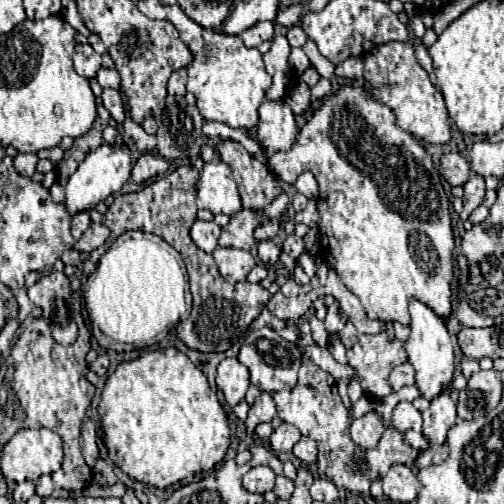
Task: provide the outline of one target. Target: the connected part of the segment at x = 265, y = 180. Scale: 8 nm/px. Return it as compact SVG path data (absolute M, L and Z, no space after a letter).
M222 140L216 144L216 152L234 174L244 208L260 212L282 192L278 176L266 164L248 154L240 142Z

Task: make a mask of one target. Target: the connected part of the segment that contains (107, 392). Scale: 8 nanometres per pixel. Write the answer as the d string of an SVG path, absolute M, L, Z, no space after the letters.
M172 346L150 350L136 360L122 362L106 380L98 414L102 420L108 458L130 478L160 490L188 476L210 472L226 456L230 446L227 414L212 394L206 376L188 360L186 354Z

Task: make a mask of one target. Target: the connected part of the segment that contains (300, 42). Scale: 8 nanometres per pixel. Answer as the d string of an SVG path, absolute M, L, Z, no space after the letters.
M292 26L292 28L288 30L286 38L288 38L290 46L304 46L304 44L306 44L306 40L308 40L306 32L304 32L300 26Z

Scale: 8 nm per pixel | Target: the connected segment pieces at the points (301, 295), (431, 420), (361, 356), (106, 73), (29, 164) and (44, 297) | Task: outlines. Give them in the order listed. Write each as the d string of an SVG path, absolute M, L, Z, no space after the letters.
M288 278L288 282L270 298L266 308L278 318L294 322L302 318L302 314L312 306L310 290L312 290L312 284L298 286L292 278Z
M442 394L440 398L430 402L430 408L422 412L424 418L424 436L430 444L444 444L448 430L456 424L456 402Z
M386 332L376 336L360 334L354 348L348 350L348 364L362 378L362 388L372 398L384 398L392 392L388 374L392 368L408 360L404 344L396 338L388 338Z
M100 68L98 70L98 74L96 74L96 80L100 82L100 86L102 88L120 88L120 76L118 76L118 72L116 70L112 70L112 68Z
M16 154L14 156L14 168L22 176L32 176L36 172L36 162L38 162L36 154Z
M52 272L48 276L42 276L36 284L28 288L28 298L44 310L44 320L50 320L56 296L70 297L71 294L70 280L64 277L63 272Z

